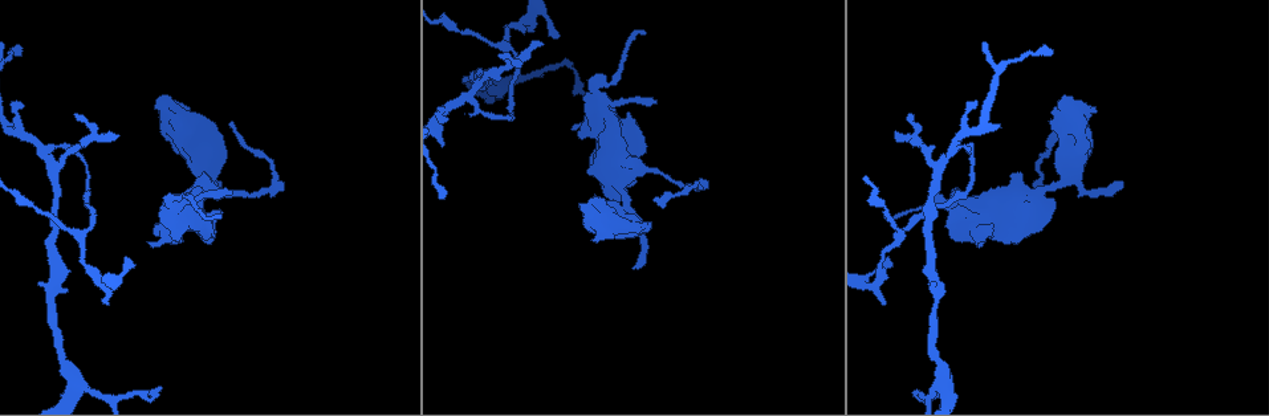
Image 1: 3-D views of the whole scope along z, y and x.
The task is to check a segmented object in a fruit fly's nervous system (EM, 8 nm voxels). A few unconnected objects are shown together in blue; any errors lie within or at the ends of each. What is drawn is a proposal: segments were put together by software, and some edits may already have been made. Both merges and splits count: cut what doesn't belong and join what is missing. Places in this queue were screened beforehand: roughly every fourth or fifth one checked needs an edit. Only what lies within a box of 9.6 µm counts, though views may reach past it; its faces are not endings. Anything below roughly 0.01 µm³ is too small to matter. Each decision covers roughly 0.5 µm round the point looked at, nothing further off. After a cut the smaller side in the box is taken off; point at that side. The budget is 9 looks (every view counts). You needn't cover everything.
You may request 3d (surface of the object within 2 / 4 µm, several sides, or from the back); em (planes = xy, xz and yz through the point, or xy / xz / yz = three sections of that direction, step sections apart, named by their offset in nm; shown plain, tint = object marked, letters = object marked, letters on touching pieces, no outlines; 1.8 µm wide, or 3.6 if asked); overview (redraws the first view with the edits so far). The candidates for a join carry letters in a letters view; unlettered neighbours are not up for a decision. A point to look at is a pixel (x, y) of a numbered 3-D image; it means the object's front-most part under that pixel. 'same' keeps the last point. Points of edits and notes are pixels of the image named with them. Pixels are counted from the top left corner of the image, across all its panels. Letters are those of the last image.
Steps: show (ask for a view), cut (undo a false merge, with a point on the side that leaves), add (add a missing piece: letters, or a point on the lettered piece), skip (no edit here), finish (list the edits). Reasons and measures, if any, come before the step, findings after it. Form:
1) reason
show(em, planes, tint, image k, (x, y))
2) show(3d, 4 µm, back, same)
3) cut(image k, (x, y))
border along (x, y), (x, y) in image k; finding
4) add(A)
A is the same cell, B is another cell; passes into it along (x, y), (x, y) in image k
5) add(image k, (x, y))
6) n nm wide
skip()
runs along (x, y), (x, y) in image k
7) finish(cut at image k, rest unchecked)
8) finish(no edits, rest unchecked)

sharp bend
show(3d, 4 µm, image 1, (271, 187))

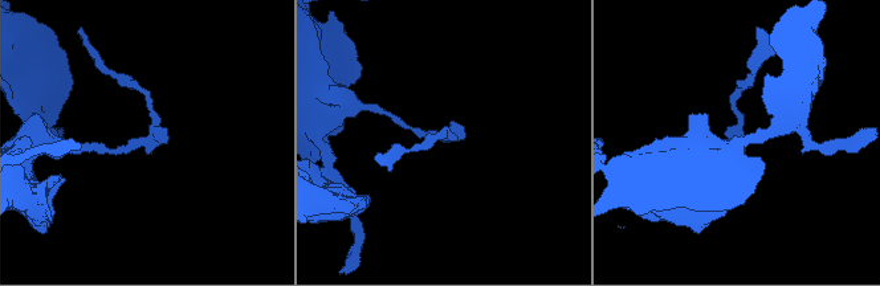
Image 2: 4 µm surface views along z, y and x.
shape alone is not enough
show(em, xz, step 8, letters, image 2, (153, 134))

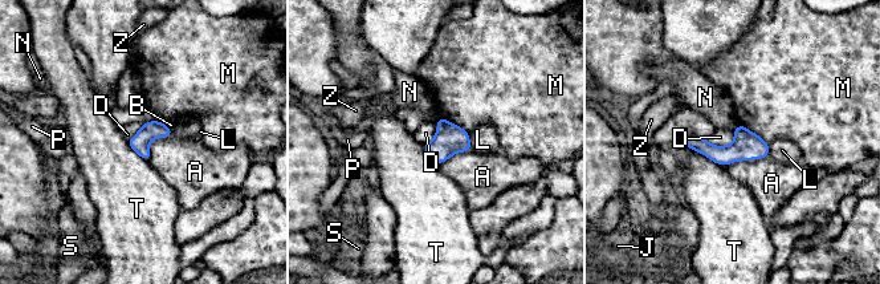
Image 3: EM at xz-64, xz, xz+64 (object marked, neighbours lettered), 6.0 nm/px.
A touches over 280 nm
skip()
A, B, D, J, L, M, N, P, S, T and Z are other cells; runs along (687, 142), (711, 151), (765, 151) in image 3; all the same cell

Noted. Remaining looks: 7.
show(em, 3.6 µm, xz, step 16, tint, image 1, (176, 125))

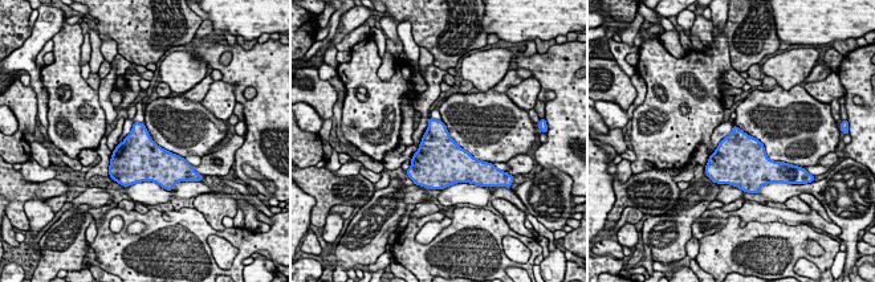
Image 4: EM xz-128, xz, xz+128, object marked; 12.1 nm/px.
show(em, 3.6 µm, yz, step 4, letters, same)

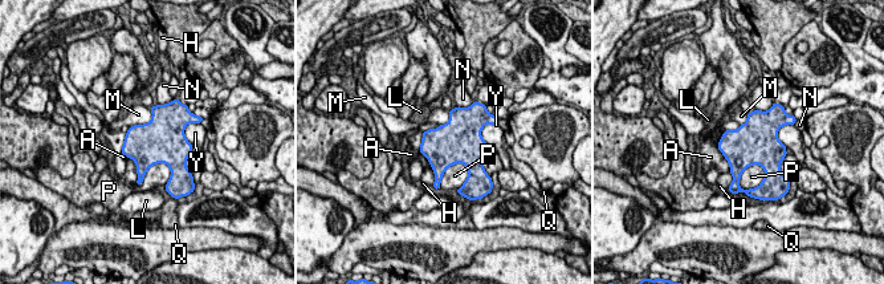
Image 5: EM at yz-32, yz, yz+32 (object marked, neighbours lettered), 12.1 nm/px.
500 nm wide; A touches over 500 nm
skip()
A, H, L, M, N, P, Q and Y are other cells; all the same cell

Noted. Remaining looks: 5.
an open end
show(em, xy, step 4, tint, image 1, (75, 114))

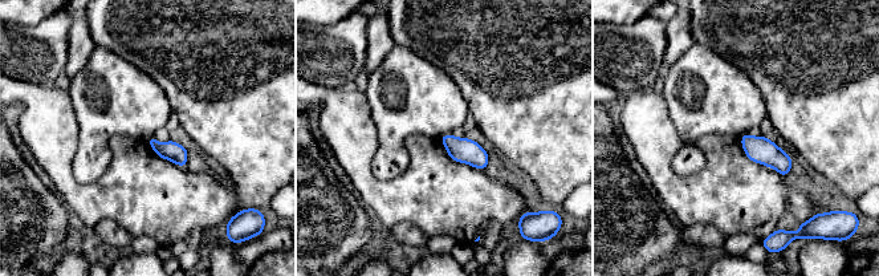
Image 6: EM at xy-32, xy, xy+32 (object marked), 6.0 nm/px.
show(em, xy, step 4, letters, same)

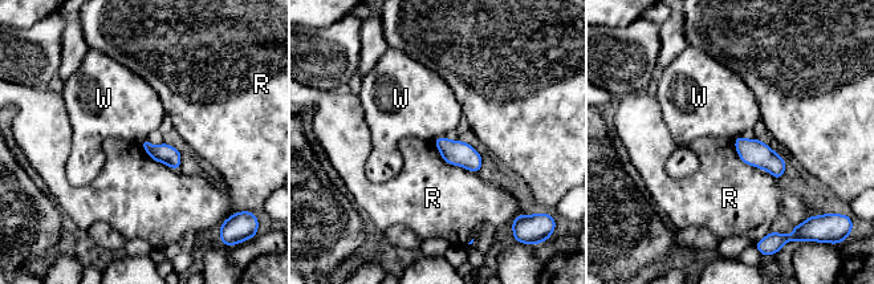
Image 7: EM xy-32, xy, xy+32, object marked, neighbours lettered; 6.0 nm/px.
skip()
R and W are other cells; border along (444, 136), (434, 141) in image 7; no lettered piece goes on from it

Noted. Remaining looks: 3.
sharp bend
show(em, xy, step 16, letters, image 1, (596, 81))

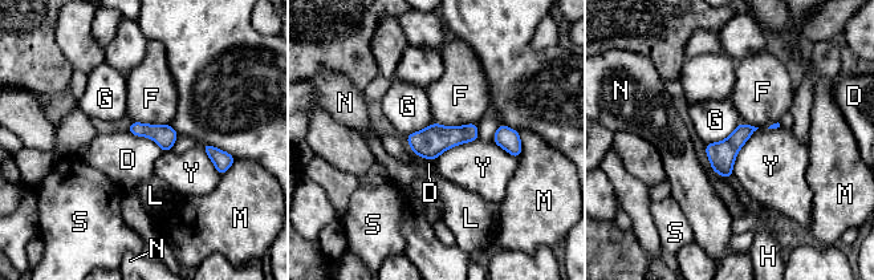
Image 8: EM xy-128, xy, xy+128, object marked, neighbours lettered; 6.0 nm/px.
show(em, yz, step 16, letters, same)

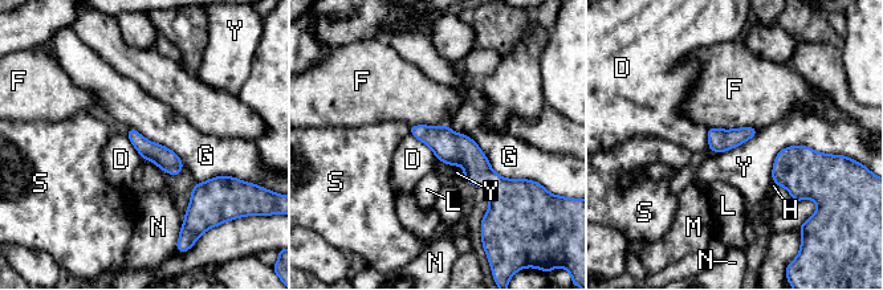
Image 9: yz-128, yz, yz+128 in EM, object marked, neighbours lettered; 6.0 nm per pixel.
110 nm wide
skip()
D, F, G, H, L, M, N, S and Y are other cells; runs along (414, 130), (505, 183) in image 9; all the same cell

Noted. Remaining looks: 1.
finish(no edits, rest unchecked)

